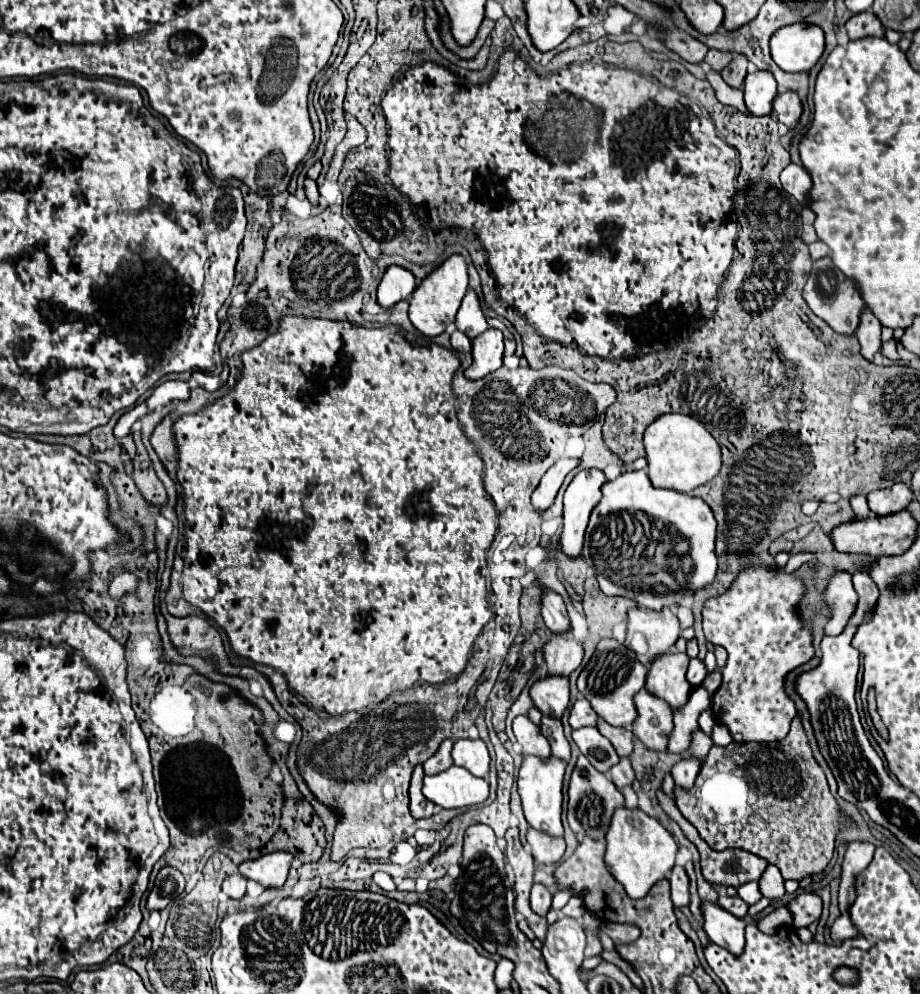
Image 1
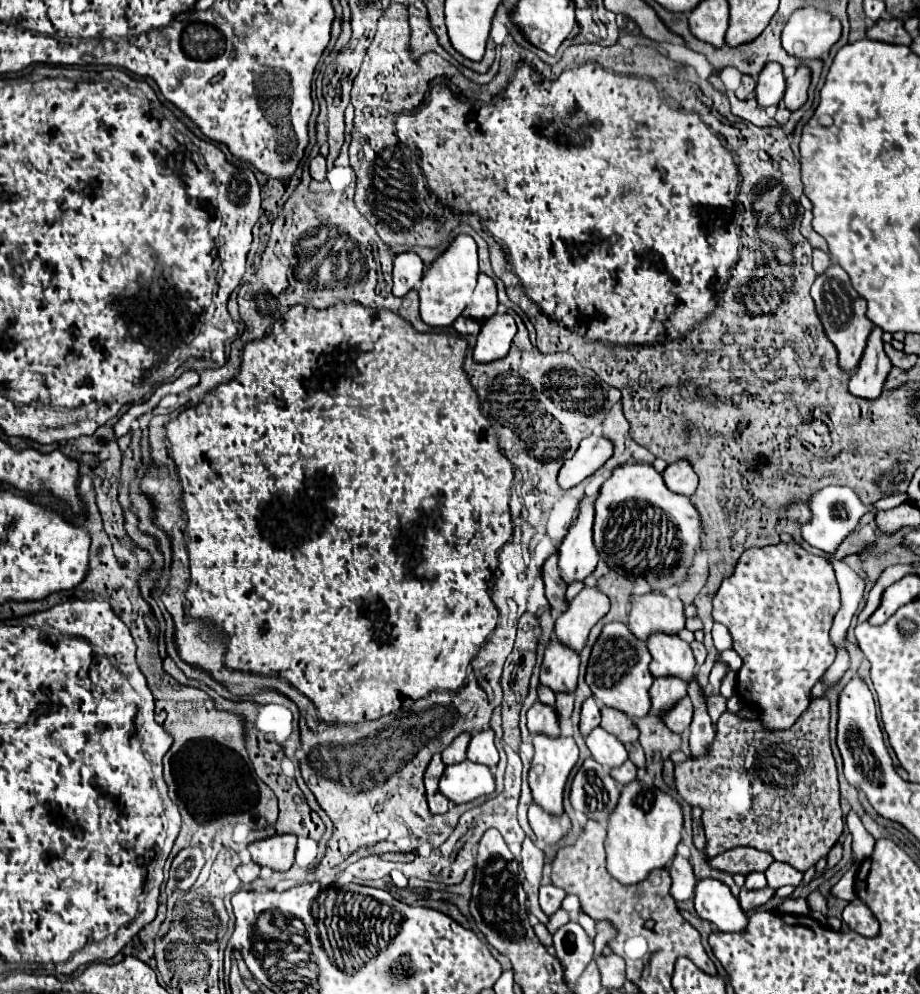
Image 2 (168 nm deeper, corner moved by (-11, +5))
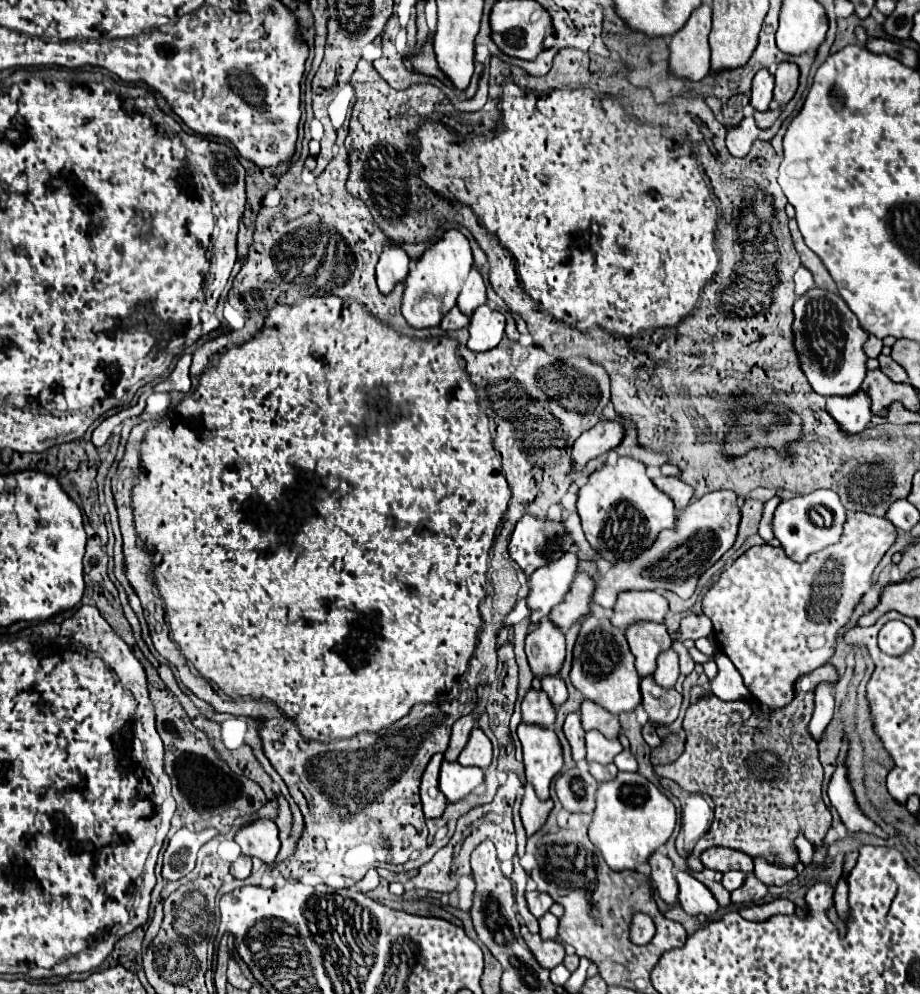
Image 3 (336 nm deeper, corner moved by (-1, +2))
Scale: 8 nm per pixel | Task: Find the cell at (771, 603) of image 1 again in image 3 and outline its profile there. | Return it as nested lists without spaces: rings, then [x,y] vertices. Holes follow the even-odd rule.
[[[864,512],[848,514],[840,542],[812,554],[802,564],[792,562],[780,548],[768,544],[752,546],[730,568],[722,572],[718,582],[706,592],[702,600],[704,614],[714,624],[714,640],[718,648],[732,660],[736,670],[742,674],[744,684],[766,708],[782,708],[792,700],[794,682],[822,664],[826,664],[836,648],[836,638],[842,628],[850,622],[850,616],[860,598],[870,590],[872,572],[896,540],[896,526],[878,516]],[[824,578],[824,586],[814,588],[814,580]]]

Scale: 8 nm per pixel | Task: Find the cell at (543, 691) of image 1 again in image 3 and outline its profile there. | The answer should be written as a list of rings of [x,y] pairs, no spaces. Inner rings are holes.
[[[542,618],[540,626],[526,636],[526,654],[534,676],[558,674],[566,656],[564,632],[550,618]]]

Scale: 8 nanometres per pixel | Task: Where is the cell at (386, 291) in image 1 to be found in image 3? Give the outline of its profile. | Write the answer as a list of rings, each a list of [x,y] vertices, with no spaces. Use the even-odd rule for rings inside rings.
[[[384,246],[376,266],[376,280],[382,294],[388,294],[394,288],[394,284],[404,282],[408,274],[408,262],[410,258],[400,246]]]

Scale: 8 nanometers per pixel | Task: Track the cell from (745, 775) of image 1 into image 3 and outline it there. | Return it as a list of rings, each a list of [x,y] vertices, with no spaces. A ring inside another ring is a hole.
[[[824,664],[814,672],[808,672],[796,680],[794,700],[784,706],[784,710],[772,710],[768,718],[756,716],[752,704],[746,700],[722,702],[712,692],[706,692],[696,704],[690,704],[684,718],[686,732],[686,750],[684,754],[666,766],[656,766],[656,774],[668,780],[674,780],[686,792],[708,794],[716,804],[716,816],[710,830],[698,840],[694,846],[694,854],[688,858],[688,864],[694,872],[700,872],[704,866],[698,856],[710,846],[724,846],[732,850],[740,850],[748,856],[774,858],[780,866],[792,868],[798,862],[798,854],[794,848],[794,838],[802,832],[812,844],[820,844],[824,834],[832,824],[832,814],[822,802],[822,780],[824,770],[818,760],[818,746],[812,742],[806,726],[814,712],[814,690],[816,684],[824,678],[838,678],[840,674],[836,666]]]

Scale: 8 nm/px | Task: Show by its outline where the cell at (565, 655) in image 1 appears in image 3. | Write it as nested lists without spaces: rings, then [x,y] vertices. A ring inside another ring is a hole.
[[[578,572],[572,582],[572,588],[564,596],[564,602],[560,602],[560,606],[556,606],[556,610],[552,610],[550,620],[560,630],[566,632],[576,620],[590,614],[592,592],[594,592],[594,580],[586,572]]]

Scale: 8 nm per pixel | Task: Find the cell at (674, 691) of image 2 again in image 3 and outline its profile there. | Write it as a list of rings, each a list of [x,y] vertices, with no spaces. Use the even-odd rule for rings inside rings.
[[[668,648],[658,658],[658,668],[656,668],[654,680],[664,688],[674,688],[678,674],[680,674],[678,672],[678,654],[672,648]]]

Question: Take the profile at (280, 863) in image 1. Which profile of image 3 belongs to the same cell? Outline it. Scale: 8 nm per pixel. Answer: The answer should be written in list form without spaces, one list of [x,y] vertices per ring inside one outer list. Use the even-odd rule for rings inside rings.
[[[264,818],[252,820],[236,832],[234,840],[242,848],[244,856],[260,858],[266,864],[272,864],[280,850],[278,828],[274,820],[264,820]]]

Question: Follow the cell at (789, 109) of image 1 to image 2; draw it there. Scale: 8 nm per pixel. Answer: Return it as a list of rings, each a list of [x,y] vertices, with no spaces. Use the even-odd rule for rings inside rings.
[[[800,65],[796,75],[792,79],[786,81],[788,87],[786,87],[786,95],[784,95],[784,103],[790,111],[796,111],[800,109],[806,99],[808,99],[808,87],[810,87],[810,69]]]

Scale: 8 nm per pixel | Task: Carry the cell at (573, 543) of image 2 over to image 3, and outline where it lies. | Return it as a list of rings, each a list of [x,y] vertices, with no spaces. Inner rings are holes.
[[[572,548],[562,558],[532,572],[530,590],[526,596],[526,604],[530,608],[530,624],[538,624],[558,602],[562,602],[562,596],[568,592],[576,576],[576,566],[576,548]]]

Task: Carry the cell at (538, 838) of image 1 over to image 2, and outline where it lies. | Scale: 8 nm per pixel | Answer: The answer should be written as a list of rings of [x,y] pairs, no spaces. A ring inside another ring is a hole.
[[[532,803],[528,809],[528,821],[530,821],[530,827],[532,827],[536,839],[538,839],[538,845],[542,845],[542,847],[556,845],[572,829],[568,815],[560,815],[560,817],[548,815],[536,803]]]

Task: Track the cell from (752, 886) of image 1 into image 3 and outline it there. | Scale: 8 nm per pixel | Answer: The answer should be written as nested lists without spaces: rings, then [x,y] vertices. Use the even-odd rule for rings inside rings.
[[[726,872],[724,878],[722,878],[722,886],[724,886],[728,892],[734,892],[736,888],[742,886],[744,876],[746,876],[744,872]]]

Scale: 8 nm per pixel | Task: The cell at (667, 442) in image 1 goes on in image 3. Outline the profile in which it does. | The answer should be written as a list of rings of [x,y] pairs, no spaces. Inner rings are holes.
[[[658,476],[658,478],[654,478],[654,484],[656,484],[658,490],[666,492],[666,494],[672,498],[672,502],[674,502],[676,508],[684,508],[684,506],[688,506],[690,500],[694,498],[694,490],[692,490],[692,486],[688,486],[688,484],[682,482],[680,478]]]

